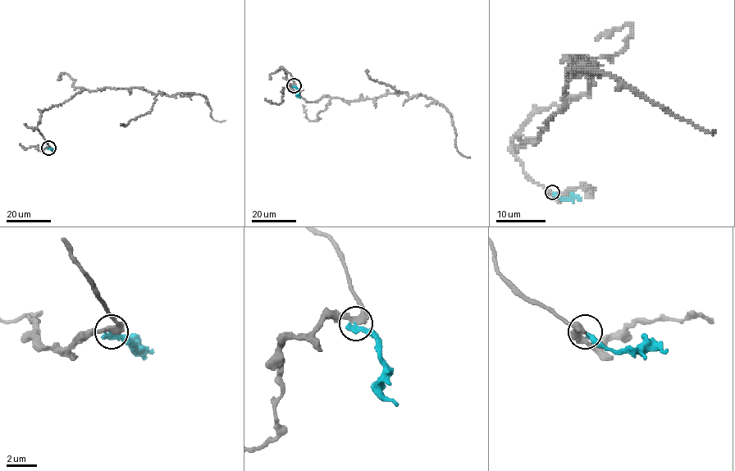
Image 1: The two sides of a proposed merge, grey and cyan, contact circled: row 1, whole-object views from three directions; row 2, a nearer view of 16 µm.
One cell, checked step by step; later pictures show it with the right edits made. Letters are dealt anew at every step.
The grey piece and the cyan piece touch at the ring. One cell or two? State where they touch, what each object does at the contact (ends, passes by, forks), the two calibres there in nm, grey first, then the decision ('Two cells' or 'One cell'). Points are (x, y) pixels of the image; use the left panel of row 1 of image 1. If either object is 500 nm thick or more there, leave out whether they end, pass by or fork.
Place: (48, 148). At the ring grey passes by. At the ring cyan ends. Thickness 360 nm (grey) against 340 nm. Two cells

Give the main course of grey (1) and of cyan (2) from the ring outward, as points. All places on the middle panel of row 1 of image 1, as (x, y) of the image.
1: (294, 85), (282, 67), (289, 87), (306, 101), (404, 92), (431, 97), (452, 119), (457, 150), (470, 157)
2: (294, 85), (299, 98)

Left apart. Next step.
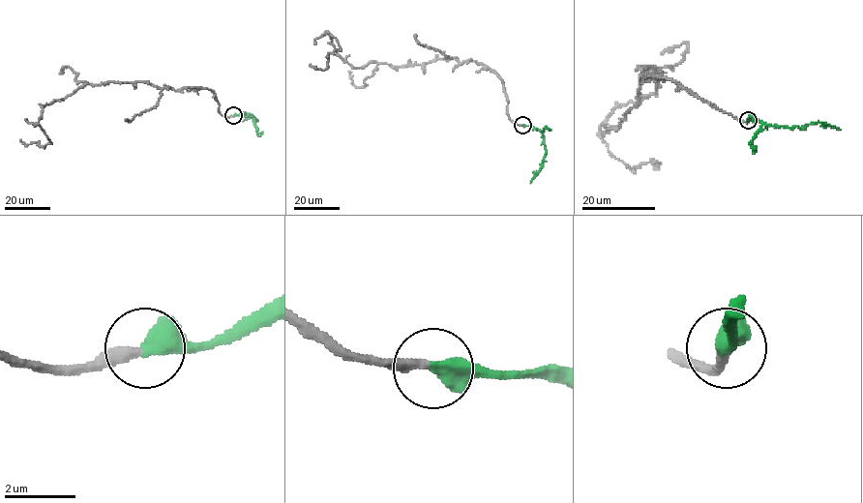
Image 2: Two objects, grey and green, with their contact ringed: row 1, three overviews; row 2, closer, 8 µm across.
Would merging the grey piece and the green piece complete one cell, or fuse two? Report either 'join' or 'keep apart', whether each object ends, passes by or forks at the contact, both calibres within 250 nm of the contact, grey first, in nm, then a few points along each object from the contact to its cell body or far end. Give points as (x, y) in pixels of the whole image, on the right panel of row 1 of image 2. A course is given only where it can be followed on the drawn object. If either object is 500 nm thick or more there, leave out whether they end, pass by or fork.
join; 300 nm thick on the grey side, 550 nm on the other; grey runs (748, 121), (643, 68), (653, 93), (599, 135), (631, 169), (652, 158); green runs (748, 121), (749, 117), (756, 117), (768, 125), (791, 127), (805, 127), (819, 122), (841, 129)

